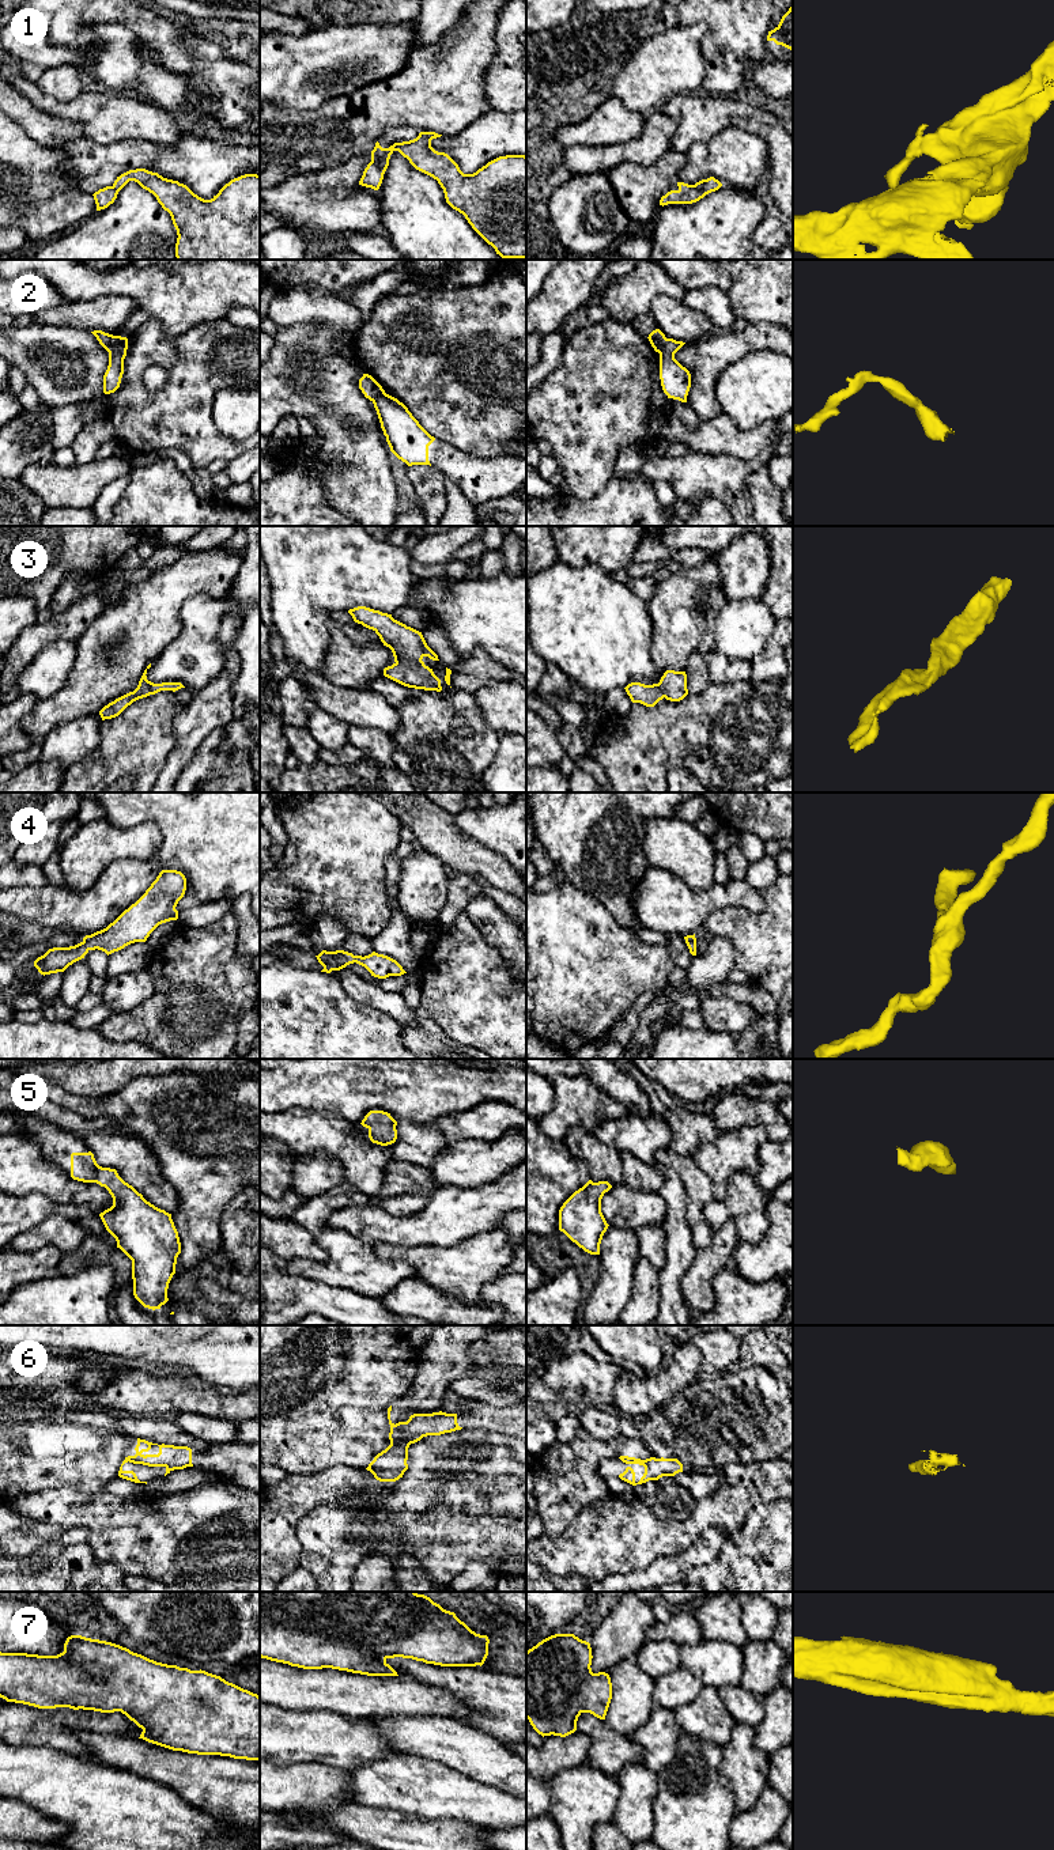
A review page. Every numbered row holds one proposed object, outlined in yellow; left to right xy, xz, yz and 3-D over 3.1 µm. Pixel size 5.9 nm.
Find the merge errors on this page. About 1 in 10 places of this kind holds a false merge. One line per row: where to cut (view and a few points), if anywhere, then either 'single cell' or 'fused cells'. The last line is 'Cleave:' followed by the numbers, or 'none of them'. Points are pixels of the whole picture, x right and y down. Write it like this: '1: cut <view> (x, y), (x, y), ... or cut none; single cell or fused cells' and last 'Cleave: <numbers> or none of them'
1: cut xz (388, 148), (380, 163), (384, 171); fused cells
2: cut xy (116, 336), (108, 351); fused cells
3: cut none; single cell
4: cut none; single cell
5: cut none; single cell
6: cut xz (400, 1425), (400, 1430), (405, 1436), (422, 1437); fused cells
7: cut none; single cell
Cleave: 1, 2, 6

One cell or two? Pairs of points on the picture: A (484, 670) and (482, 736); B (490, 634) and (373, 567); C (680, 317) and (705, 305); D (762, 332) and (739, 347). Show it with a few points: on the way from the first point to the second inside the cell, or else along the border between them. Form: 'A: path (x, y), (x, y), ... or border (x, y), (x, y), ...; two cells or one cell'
A: border (449, 685), (472, 693); two cells
B: border (412, 583), (404, 605); two cells
C: border (680, 301), (688, 307), (701, 311), (714, 326); two cells
D: path (756, 337), (744, 343); one cell

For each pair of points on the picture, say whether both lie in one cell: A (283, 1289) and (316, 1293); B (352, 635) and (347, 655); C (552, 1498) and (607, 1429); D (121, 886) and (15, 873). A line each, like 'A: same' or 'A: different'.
A: same
B: different
C: different
D: different

